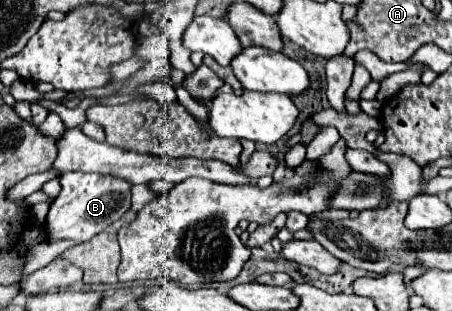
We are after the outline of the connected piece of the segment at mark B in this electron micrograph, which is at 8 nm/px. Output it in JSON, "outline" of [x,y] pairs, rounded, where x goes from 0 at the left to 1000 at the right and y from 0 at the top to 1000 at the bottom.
{"outline":[[[137,556],[137,614],[111,659],[102,717],[106,768],[164,768],[173,781],[199,775],[208,756],[239,736],[288,672],[292,595],[274,576],[217,556]]]}

